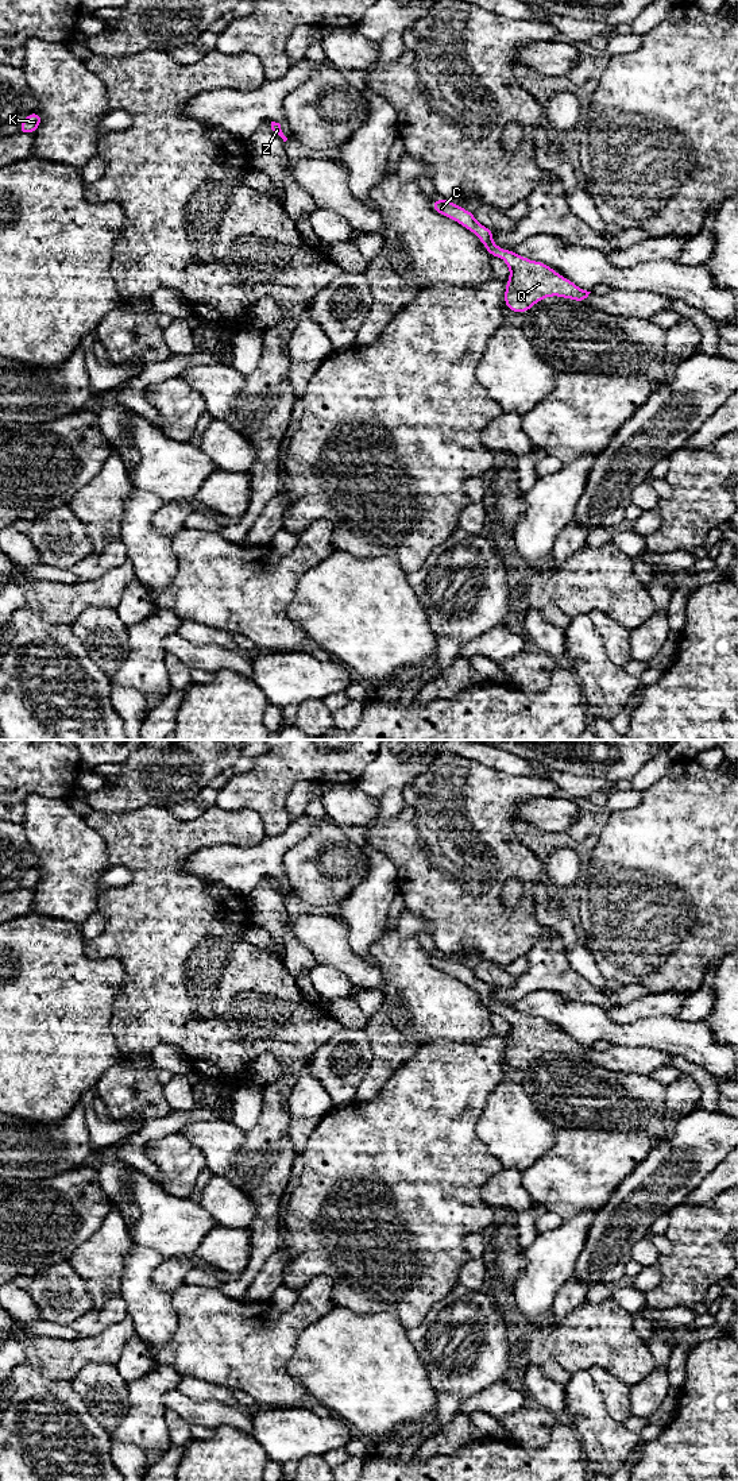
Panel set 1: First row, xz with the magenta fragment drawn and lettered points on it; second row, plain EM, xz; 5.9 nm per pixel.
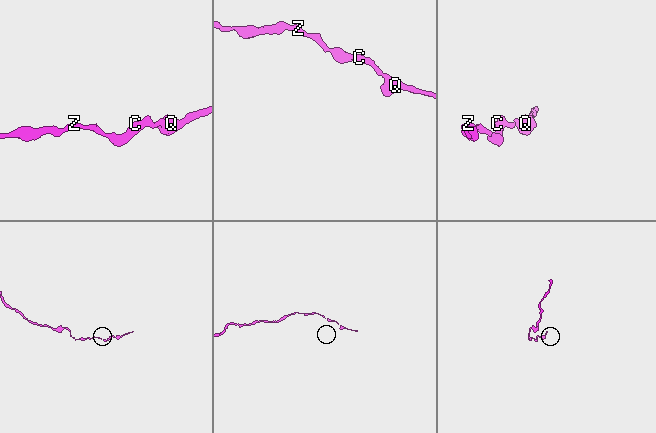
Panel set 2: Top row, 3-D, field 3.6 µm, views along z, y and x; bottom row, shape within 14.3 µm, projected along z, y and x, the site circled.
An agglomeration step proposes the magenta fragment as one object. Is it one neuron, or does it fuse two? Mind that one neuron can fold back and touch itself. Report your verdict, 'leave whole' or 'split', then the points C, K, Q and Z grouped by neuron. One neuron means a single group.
leave whole; groups C K Q Z

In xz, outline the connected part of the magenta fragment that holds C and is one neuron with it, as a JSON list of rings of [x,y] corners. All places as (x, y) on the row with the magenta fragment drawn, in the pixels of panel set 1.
[[[437,198],[432,208],[471,232],[474,232],[491,257],[498,257],[510,267],[510,277],[505,289],[505,304],[509,311],[525,313],[545,297],[559,296],[583,302],[591,292],[581,290],[572,281],[564,278],[546,263],[530,261],[511,250],[503,250],[492,242],[492,231],[475,220],[475,213],[463,209],[453,201]]]

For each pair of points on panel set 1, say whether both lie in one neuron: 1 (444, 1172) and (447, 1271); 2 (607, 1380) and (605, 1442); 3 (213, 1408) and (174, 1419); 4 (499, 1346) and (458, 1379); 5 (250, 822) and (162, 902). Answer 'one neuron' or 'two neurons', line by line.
1: one neuron
2: two neurons
3: two neurons
4: one neuron
5: one neuron

